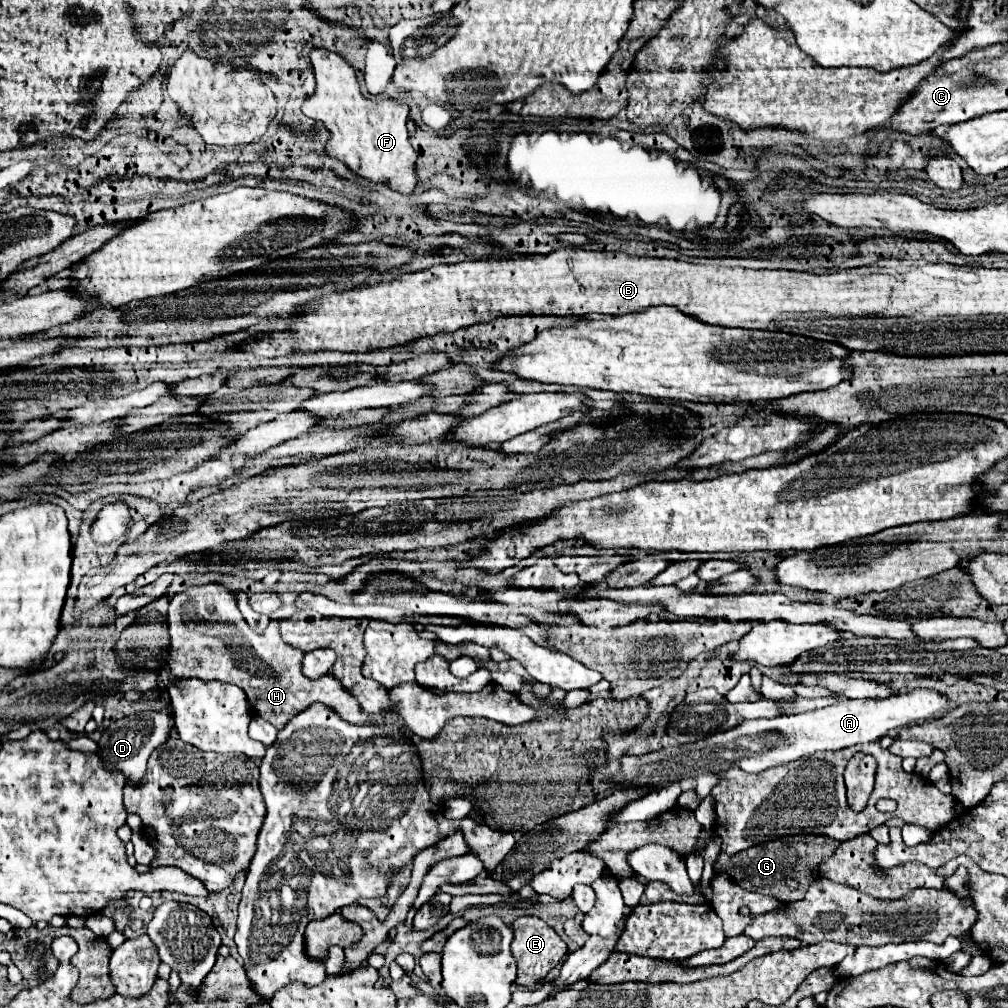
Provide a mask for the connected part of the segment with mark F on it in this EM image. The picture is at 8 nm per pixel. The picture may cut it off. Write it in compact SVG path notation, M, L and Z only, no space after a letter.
M313 48L311 52L311 64L315 70L315 92L305 98L303 102L303 114L323 122L329 132L331 132L331 140L327 142L327 152L339 160L343 160L355 174L369 178L373 182L389 182L395 190L403 192L403 194L411 194L417 182L417 174L413 170L415 164L415 150L409 144L409 132L407 132L407 104L399 104L393 98L381 98L381 100L369 100L359 92L359 80L355 74L355 68L339 54L327 48Z

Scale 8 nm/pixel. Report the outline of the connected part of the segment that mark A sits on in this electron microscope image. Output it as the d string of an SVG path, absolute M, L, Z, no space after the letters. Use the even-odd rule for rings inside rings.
M915 688L907 694L893 694L889 698L865 698L865 700L839 700L833 706L793 714L793 716L779 716L773 720L747 720L739 726L717 732L707 740L699 740L693 744L669 746L645 756L623 756L621 758L621 772L609 774L603 780L619 782L619 784L633 784L633 786L667 786L671 782L679 782L683 778L697 778L701 772L719 772L731 766L739 766L751 774L763 772L777 764L787 764L801 756L811 756L823 750L839 750L855 744L867 744L889 736L889 732L901 730L909 724L921 724L933 718L941 718L951 710L949 698L937 690L929 688ZM759 734L759 740L753 736Z

